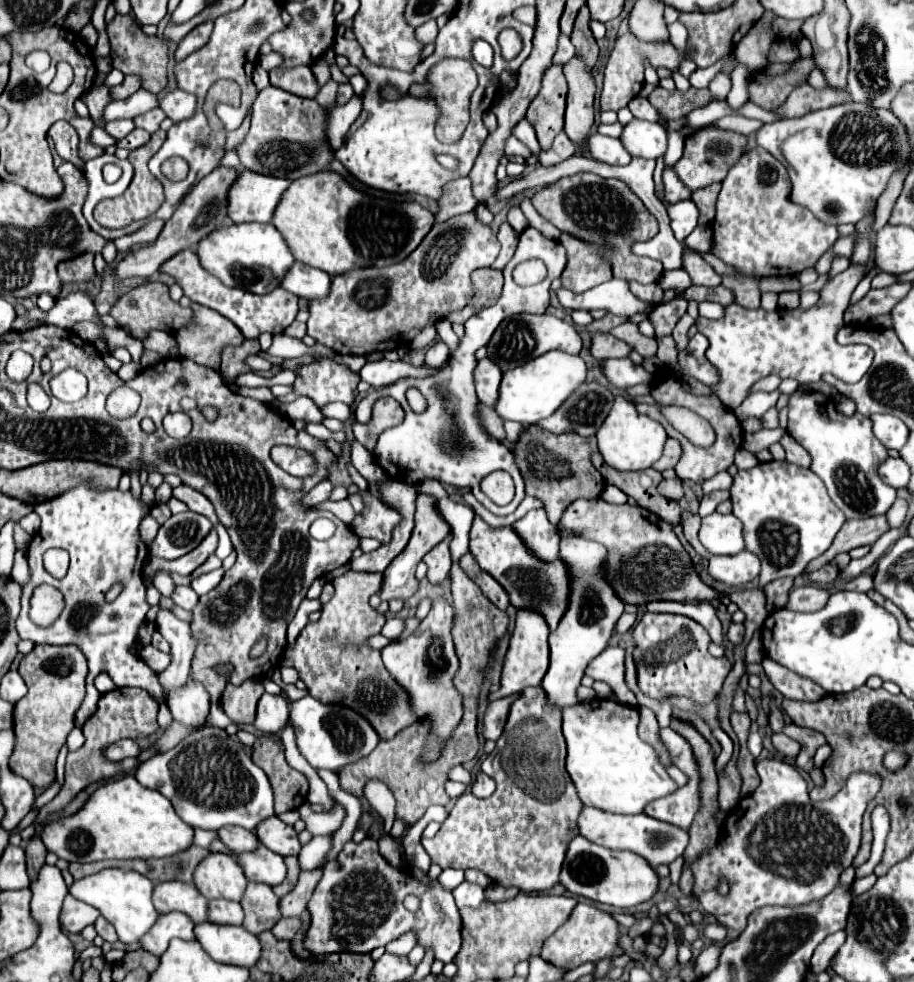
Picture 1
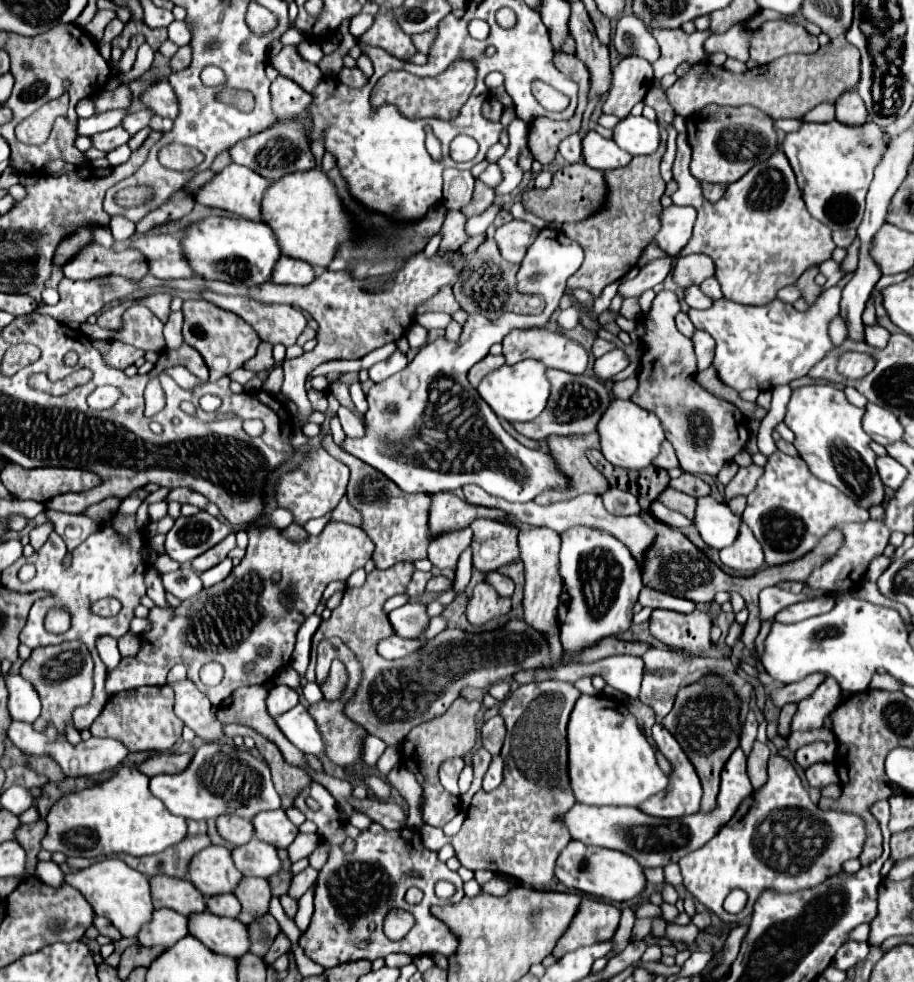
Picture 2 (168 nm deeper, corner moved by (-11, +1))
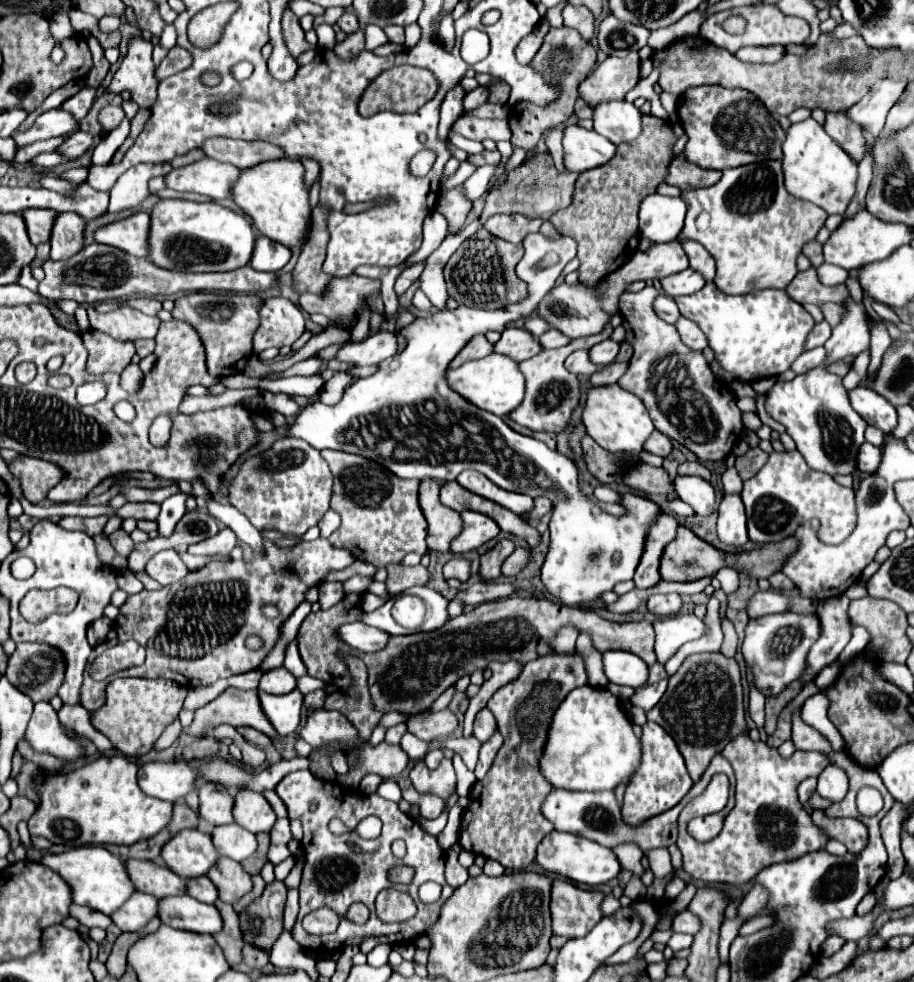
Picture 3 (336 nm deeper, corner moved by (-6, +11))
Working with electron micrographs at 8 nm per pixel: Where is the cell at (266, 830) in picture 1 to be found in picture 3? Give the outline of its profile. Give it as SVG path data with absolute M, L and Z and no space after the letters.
M238 792L234 796L236 808L234 808L234 818L236 824L246 828L252 834L260 832L270 832L274 822L276 822L276 812L272 810L270 802L256 792Z

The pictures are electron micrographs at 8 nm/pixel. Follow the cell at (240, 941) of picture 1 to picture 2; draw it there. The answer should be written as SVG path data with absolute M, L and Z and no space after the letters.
M209 912L193 914L193 918L189 918L189 934L217 954L239 958L249 952L249 932L245 924L235 918L223 918Z

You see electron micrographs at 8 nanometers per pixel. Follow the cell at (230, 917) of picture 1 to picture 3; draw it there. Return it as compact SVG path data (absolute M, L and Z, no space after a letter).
M208 876L188 880L188 894L192 898L196 898L200 902L208 902L208 904L214 904L218 900L218 888L212 884L212 880Z

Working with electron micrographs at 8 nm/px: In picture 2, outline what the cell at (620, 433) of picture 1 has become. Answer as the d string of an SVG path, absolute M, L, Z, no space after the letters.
M613 400L609 404L609 410L601 416L601 422L597 424L599 432L599 444L601 454L619 468L627 470L641 470L653 462L653 458L659 454L659 446L665 440L665 432L661 428L661 422L655 414L649 410L639 408L631 400Z

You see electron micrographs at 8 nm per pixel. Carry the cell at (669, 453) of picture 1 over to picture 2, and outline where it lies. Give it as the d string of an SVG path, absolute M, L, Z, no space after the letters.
M667 440L661 444L661 452L659 452L659 456L653 460L653 464L655 464L655 466L661 466L661 468L665 468L665 470L679 466L677 456L675 456L675 450L673 450L673 446L671 446Z

